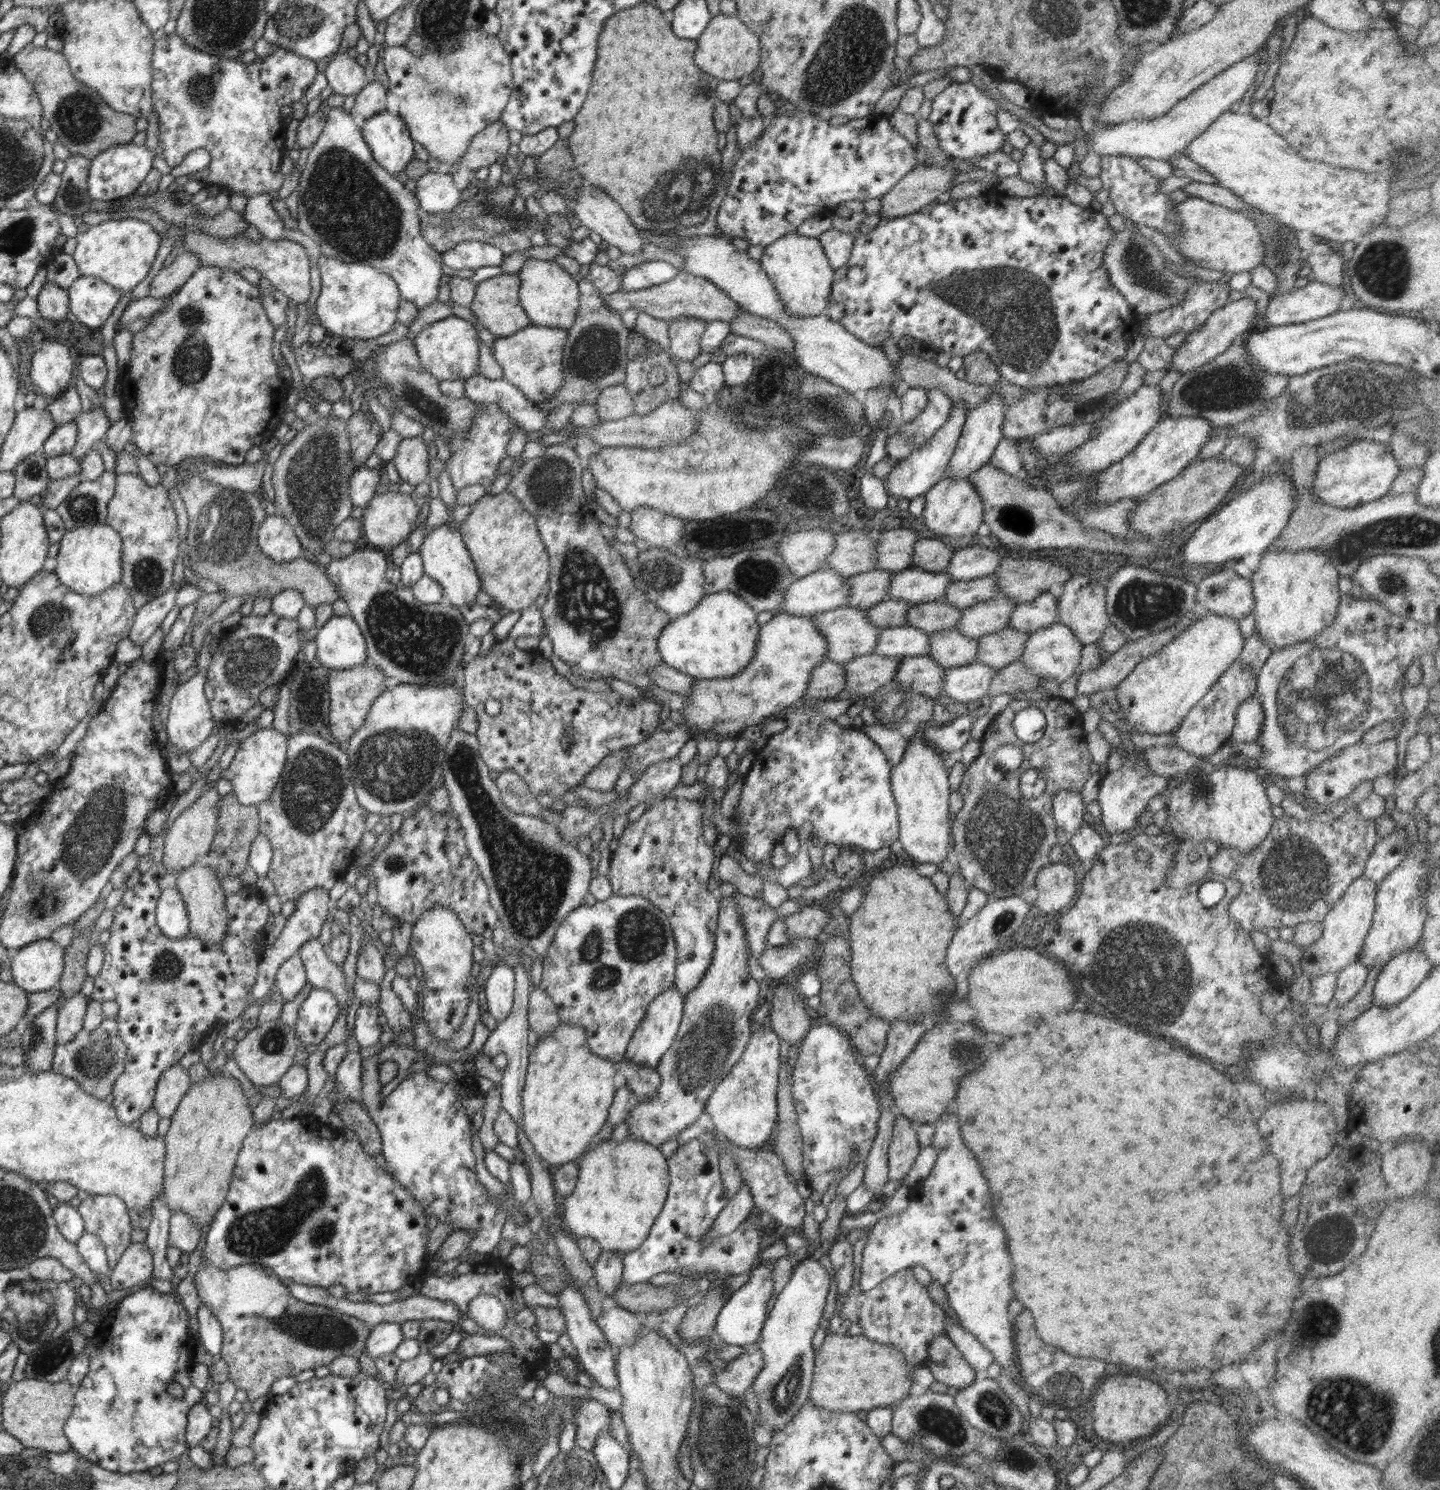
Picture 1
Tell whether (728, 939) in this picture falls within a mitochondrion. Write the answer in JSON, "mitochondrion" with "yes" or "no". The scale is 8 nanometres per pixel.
{"mitochondrion":"no"}

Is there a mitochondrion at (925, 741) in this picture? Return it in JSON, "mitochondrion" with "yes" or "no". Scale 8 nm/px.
{"mitochondrion":"no"}

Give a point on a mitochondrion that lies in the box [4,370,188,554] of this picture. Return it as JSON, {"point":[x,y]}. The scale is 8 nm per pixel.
{"point":[83,507]}

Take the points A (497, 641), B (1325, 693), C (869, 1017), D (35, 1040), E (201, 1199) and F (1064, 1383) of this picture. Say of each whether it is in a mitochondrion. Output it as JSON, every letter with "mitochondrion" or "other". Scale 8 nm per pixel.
{"A":"other","B":"mitochondrion","C":"other","D":"mitochondrion","E":"other","F":"mitochondrion"}

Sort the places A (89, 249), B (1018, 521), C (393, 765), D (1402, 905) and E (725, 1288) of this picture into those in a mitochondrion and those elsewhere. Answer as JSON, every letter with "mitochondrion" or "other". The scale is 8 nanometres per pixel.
{"A":"other","B":"mitochondrion","C":"mitochondrion","D":"other","E":"other"}

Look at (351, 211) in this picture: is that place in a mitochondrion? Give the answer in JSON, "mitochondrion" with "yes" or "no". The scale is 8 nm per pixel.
{"mitochondrion":"yes"}

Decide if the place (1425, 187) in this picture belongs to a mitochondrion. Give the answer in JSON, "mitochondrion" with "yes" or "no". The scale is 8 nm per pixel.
{"mitochondrion":"no"}

